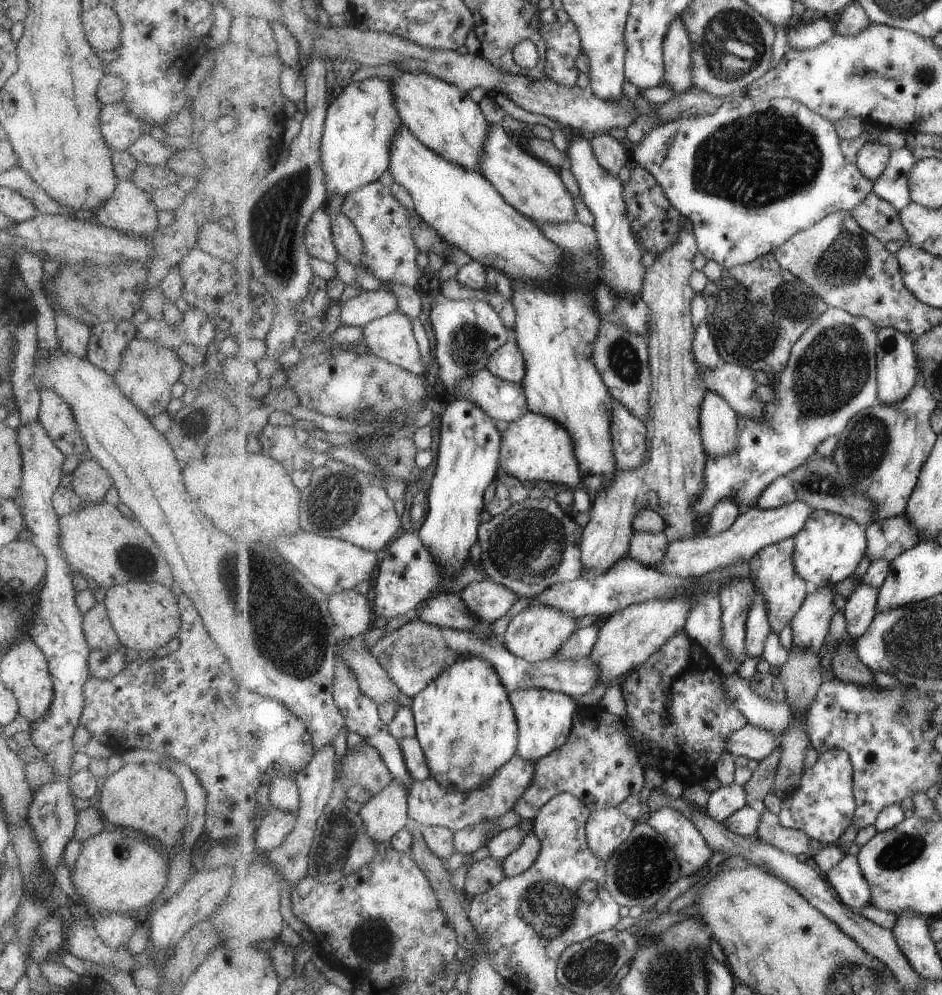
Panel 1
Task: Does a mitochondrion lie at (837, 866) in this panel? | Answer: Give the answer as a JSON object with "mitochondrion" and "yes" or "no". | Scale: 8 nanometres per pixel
{"mitochondrion":"no"}

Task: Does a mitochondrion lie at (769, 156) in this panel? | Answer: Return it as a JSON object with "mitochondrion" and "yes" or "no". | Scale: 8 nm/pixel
{"mitochondrion":"yes"}

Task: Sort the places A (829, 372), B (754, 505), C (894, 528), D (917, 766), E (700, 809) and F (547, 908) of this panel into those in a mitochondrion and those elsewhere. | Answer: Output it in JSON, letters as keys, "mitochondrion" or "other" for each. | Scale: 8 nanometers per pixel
{"A":"mitochondrion","B":"other","C":"other","D":"other","E":"other","F":"mitochondrion"}

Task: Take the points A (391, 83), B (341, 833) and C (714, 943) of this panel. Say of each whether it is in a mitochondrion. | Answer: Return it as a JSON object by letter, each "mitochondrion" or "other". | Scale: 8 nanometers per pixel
{"A":"other","B":"mitochondrion","C":"other"}

